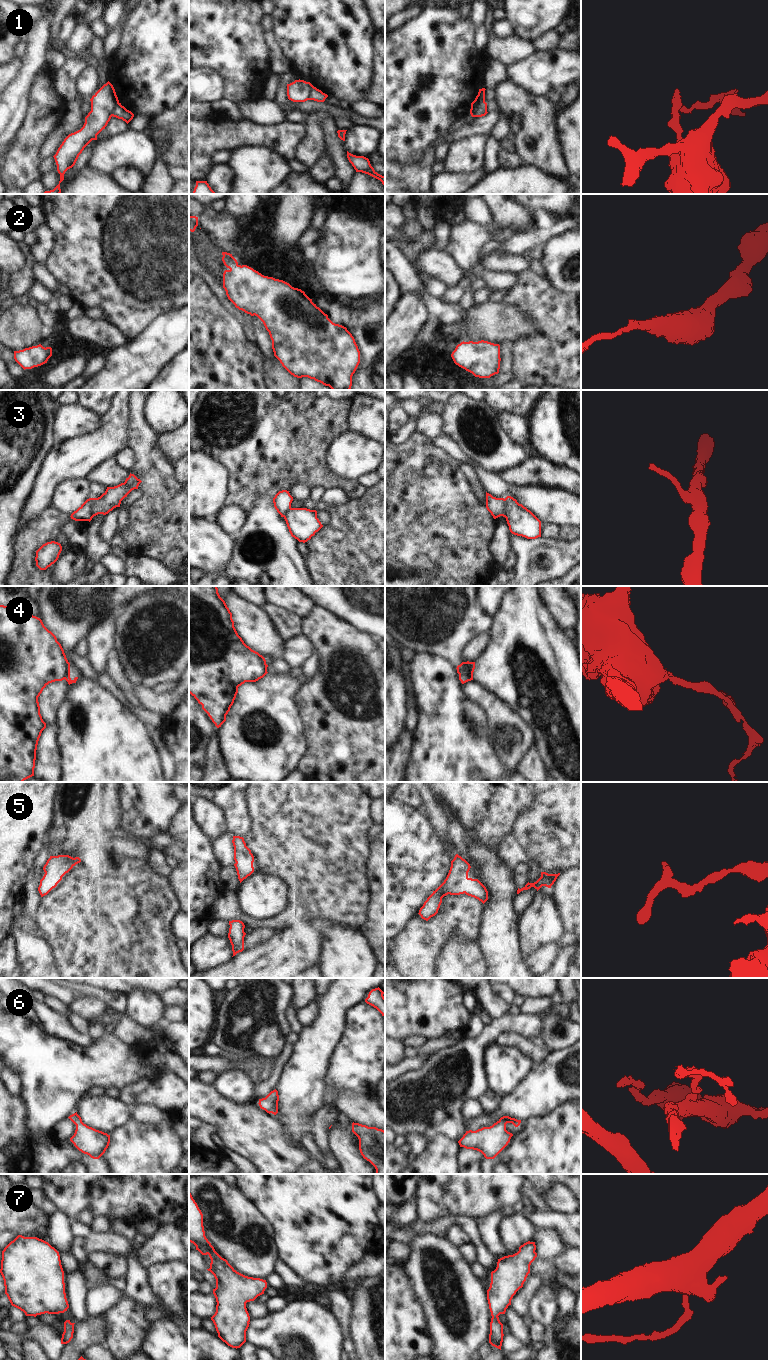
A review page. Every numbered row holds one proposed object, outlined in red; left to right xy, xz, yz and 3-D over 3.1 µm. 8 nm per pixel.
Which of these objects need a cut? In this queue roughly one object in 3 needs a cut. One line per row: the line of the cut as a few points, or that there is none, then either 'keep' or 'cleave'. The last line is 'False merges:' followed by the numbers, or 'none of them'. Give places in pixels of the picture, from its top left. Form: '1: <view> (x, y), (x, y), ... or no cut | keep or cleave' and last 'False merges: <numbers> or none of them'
1: yz (484, 101), (471, 115) | cleave
2: no cut | keep
3: xy (91, 498), (92, 517), (90, 519) | cleave
4: yz (462, 662), (464, 670), (472, 679) | cleave
5: no cut | keep
6: no cut | keep
7: no cut | keep
False merges: 1, 3, 4

